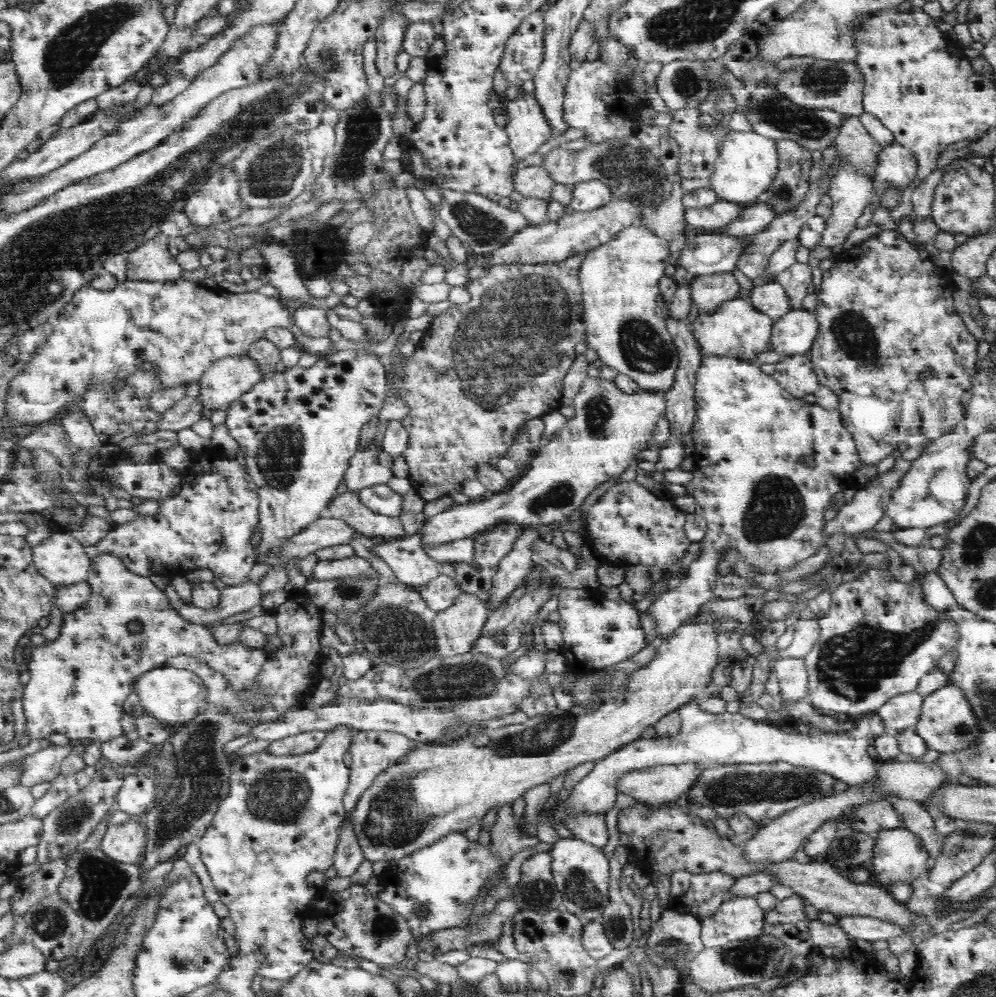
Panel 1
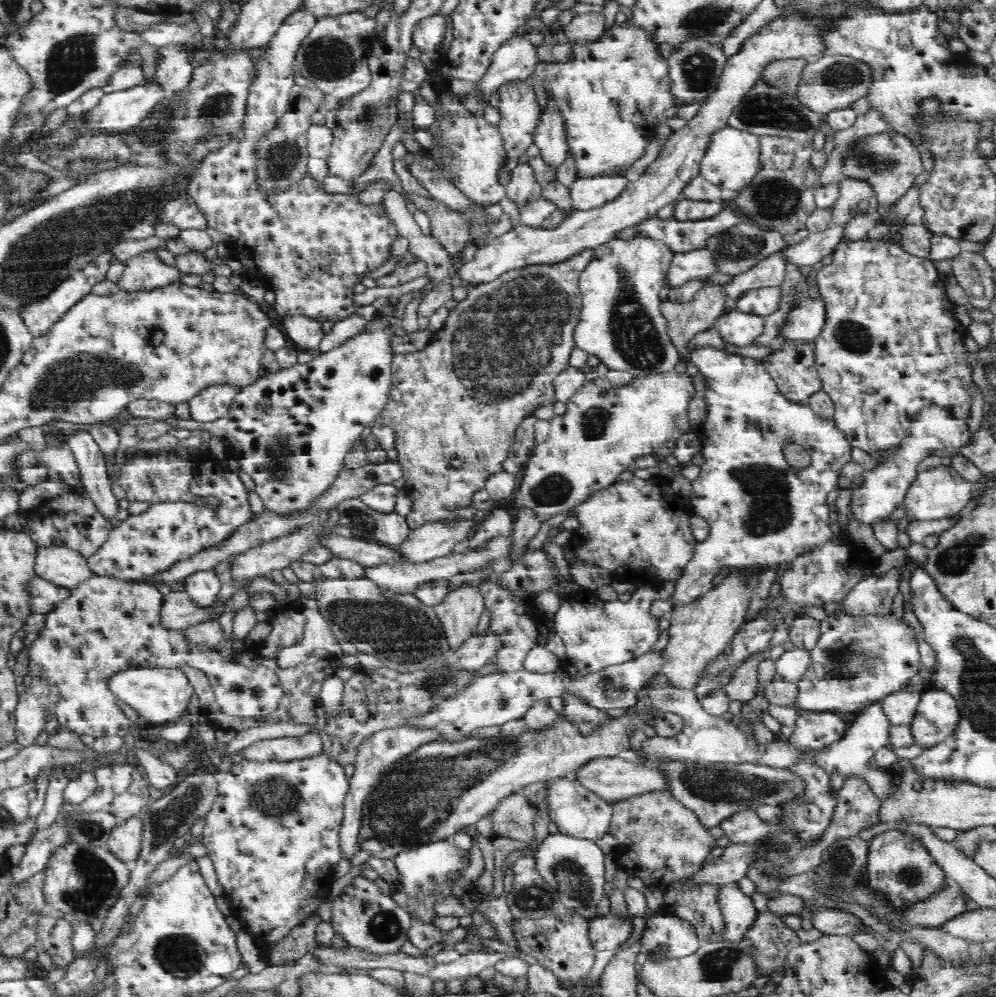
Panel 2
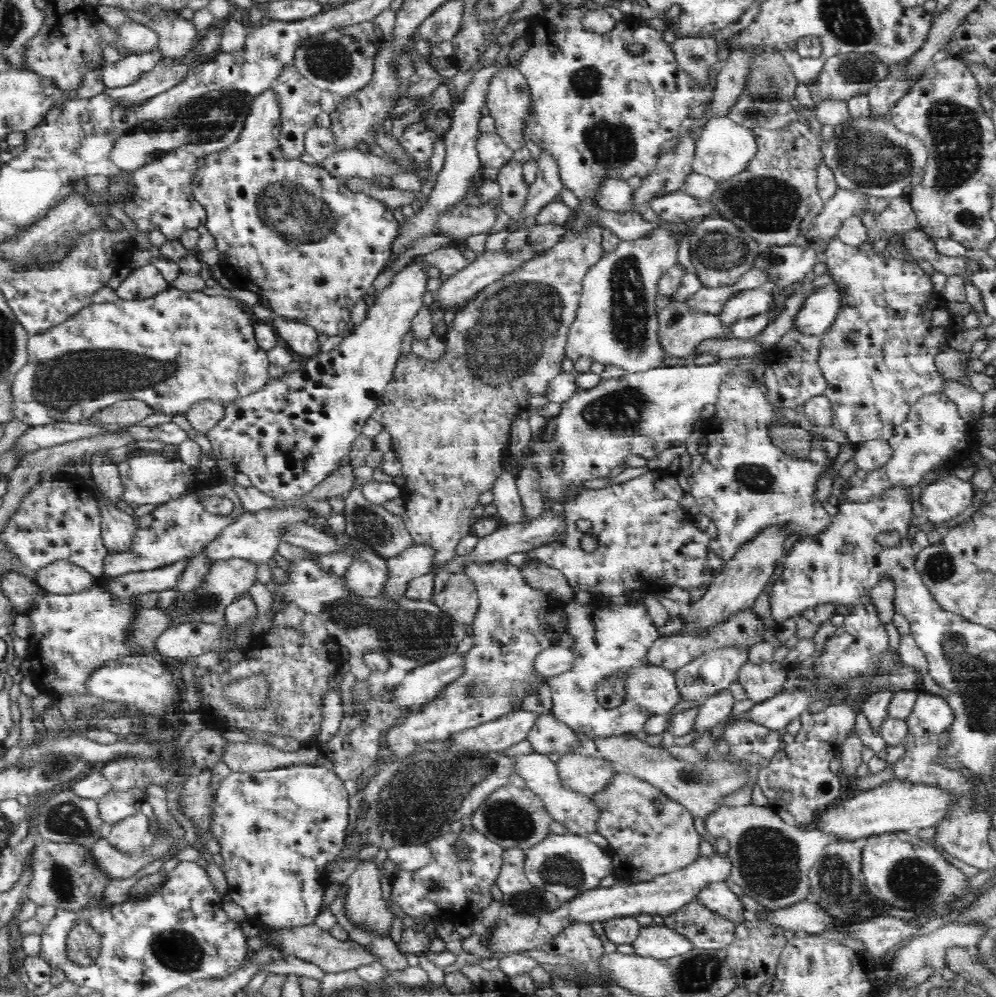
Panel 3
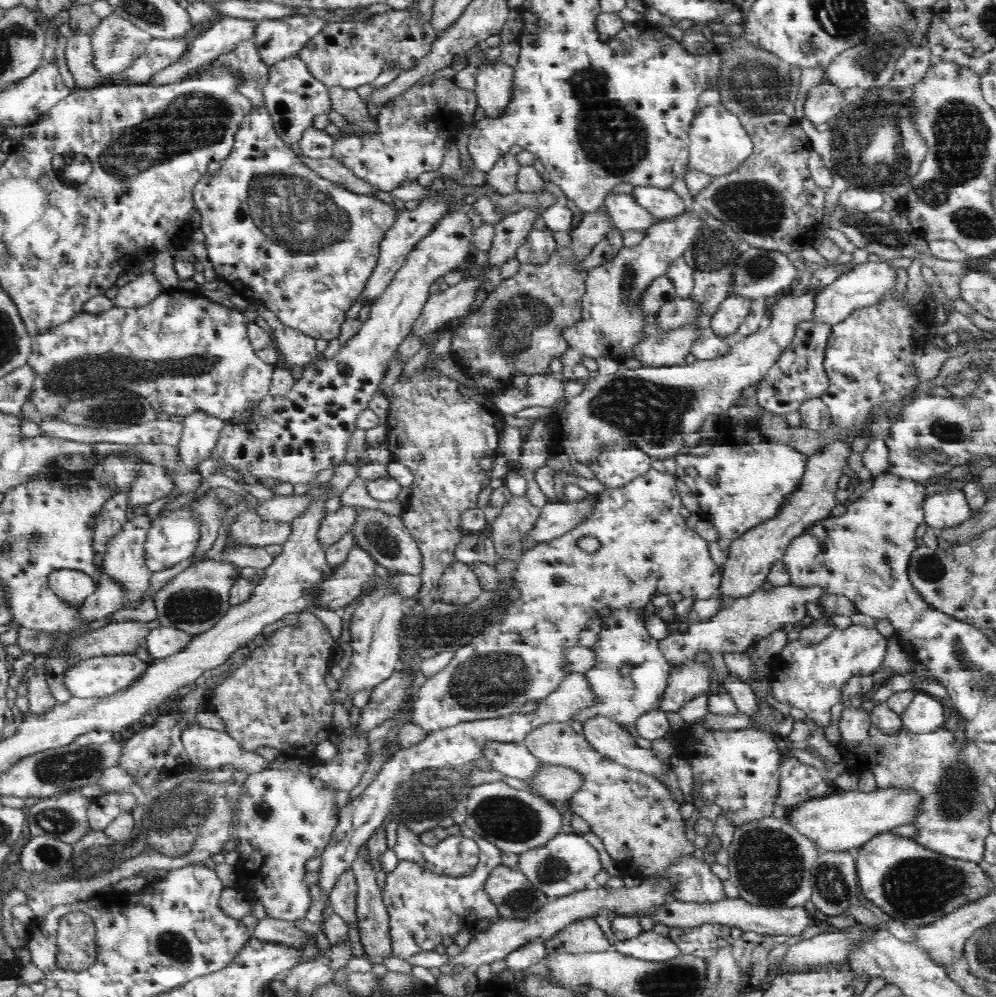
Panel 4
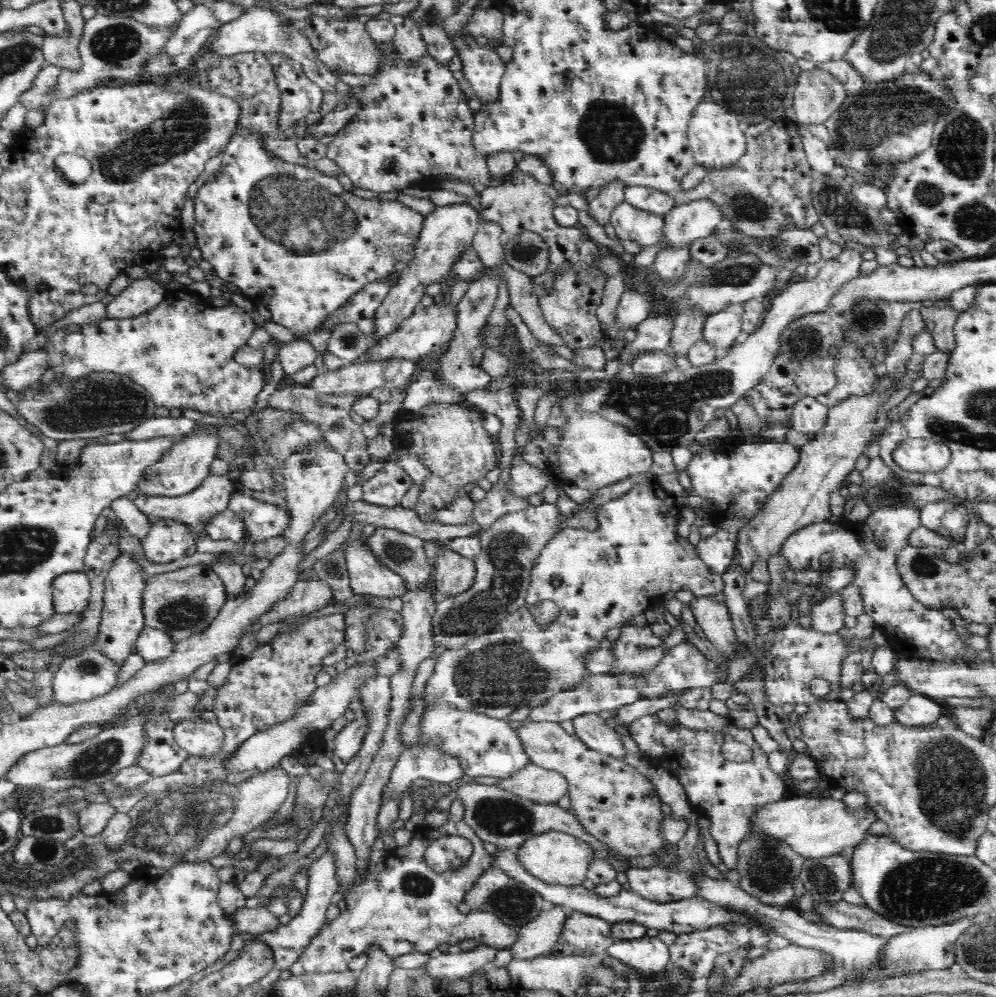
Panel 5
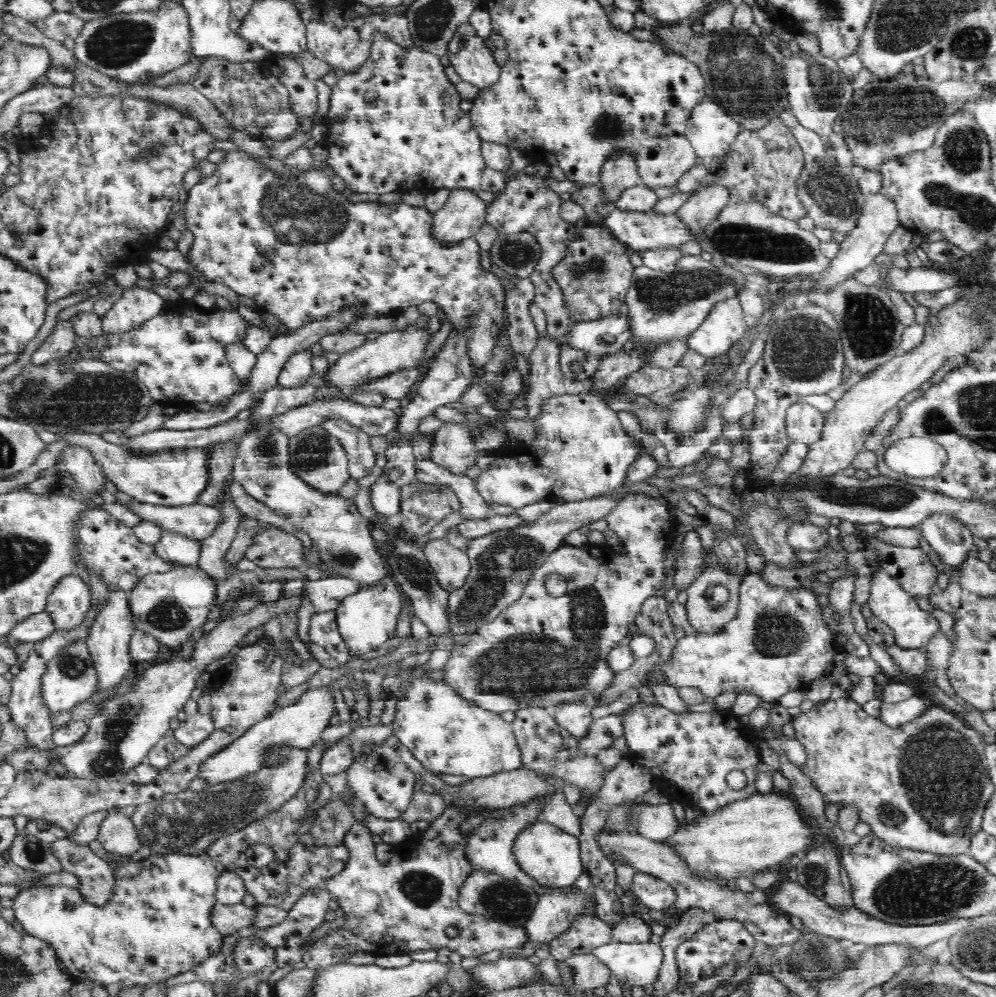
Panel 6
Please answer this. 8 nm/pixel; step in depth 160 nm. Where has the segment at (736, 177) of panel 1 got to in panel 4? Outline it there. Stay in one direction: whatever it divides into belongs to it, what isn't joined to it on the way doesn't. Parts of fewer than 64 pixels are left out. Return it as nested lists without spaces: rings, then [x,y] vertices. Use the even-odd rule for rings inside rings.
[[[709,105],[699,110],[688,130],[690,170],[724,176],[734,172],[753,152],[753,142],[744,127],[744,119],[724,106]]]

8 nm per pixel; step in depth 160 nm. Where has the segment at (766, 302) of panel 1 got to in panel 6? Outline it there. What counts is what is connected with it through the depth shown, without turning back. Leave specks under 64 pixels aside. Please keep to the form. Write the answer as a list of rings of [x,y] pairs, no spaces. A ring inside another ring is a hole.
[[[735,297],[714,306],[706,321],[689,336],[688,346],[711,360],[726,355],[733,344],[746,338],[747,331],[741,301]]]

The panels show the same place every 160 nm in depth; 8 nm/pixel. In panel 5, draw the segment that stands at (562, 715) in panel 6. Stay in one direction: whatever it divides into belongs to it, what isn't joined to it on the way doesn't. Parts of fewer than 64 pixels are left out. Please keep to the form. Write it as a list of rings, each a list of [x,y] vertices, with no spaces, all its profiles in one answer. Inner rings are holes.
[[[584,714],[572,720],[575,735],[578,736],[588,748],[624,760],[628,754],[620,733],[602,714]]]

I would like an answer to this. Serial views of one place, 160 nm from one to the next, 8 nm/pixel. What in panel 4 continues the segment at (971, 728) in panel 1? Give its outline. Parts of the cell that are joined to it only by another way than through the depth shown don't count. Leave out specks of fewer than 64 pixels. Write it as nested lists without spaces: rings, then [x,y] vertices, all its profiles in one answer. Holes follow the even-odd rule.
[[[918,691],[910,706],[900,716],[906,729],[924,734],[944,726],[948,720],[948,709],[940,699]]]

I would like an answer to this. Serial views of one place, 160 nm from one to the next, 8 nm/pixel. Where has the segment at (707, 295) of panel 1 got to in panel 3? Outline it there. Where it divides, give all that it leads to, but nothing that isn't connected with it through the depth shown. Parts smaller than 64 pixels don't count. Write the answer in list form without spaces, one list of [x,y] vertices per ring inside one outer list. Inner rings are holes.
[[[671,298],[670,304],[660,308],[657,316],[660,324],[660,343],[663,344],[663,348],[670,357],[675,357],[681,361],[691,353],[694,353],[697,346],[707,339],[718,339],[723,335],[728,339],[732,338],[730,328],[722,325],[718,315],[709,314],[708,312],[695,312],[694,309],[689,308],[687,302],[680,302]]]

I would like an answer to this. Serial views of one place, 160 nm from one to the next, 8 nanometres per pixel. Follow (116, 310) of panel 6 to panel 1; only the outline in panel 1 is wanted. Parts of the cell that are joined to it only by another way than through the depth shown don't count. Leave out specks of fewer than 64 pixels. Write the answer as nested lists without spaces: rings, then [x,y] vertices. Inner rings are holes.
[[[160,232],[125,254],[128,263],[127,278],[151,281],[179,279],[184,270],[170,254],[168,238]]]

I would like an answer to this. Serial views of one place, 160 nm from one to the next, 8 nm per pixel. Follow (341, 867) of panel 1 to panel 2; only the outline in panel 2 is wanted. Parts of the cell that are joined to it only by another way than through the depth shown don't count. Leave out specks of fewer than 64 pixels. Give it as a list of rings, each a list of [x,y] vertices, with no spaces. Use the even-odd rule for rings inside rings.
[[[402,724],[399,727],[388,727],[378,730],[378,732],[370,733],[360,743],[360,746],[357,746],[357,755],[355,756],[354,764],[355,772],[349,780],[349,790],[343,805],[343,822],[339,831],[341,858],[352,862],[356,858],[356,854],[361,851],[359,837],[362,826],[363,804],[381,777],[382,772],[395,763],[398,763],[403,756],[412,754],[417,748],[420,748],[421,744],[426,744],[428,741],[436,741],[438,738],[439,734],[437,732],[417,731]]]

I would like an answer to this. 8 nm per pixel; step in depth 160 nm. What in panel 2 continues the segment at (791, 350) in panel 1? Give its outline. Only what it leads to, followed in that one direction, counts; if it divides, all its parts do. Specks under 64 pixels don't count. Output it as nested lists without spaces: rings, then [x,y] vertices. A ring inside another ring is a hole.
[[[805,297],[788,316],[780,336],[786,343],[813,346],[822,333],[826,322],[826,310],[820,298]]]

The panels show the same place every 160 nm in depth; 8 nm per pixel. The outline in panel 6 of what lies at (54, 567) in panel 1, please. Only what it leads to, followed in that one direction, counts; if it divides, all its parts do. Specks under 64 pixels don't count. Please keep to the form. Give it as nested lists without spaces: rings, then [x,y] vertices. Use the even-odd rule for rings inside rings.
[[[73,574],[58,581],[48,597],[45,611],[54,619],[54,627],[59,631],[78,626],[90,605],[88,584]]]

